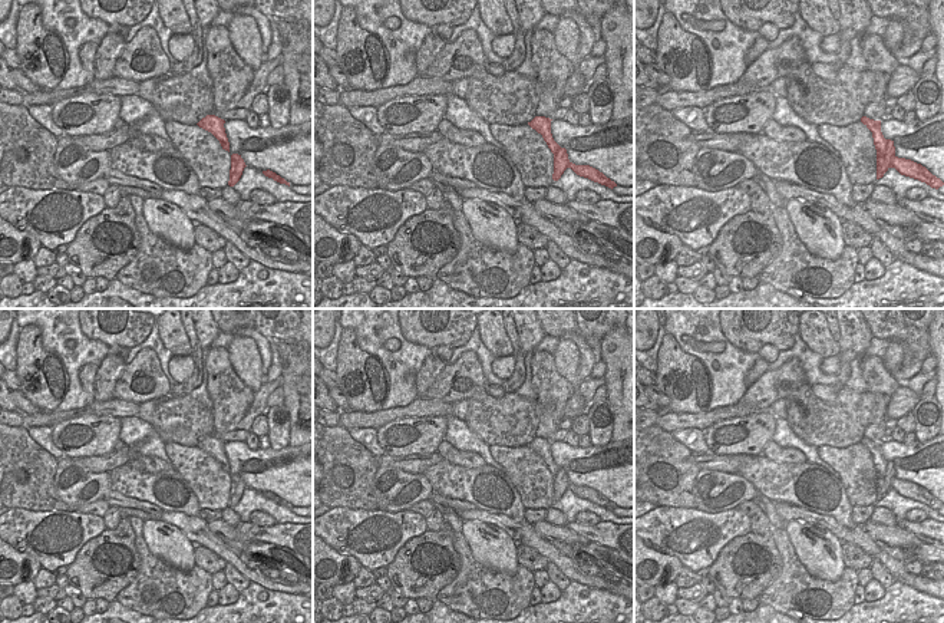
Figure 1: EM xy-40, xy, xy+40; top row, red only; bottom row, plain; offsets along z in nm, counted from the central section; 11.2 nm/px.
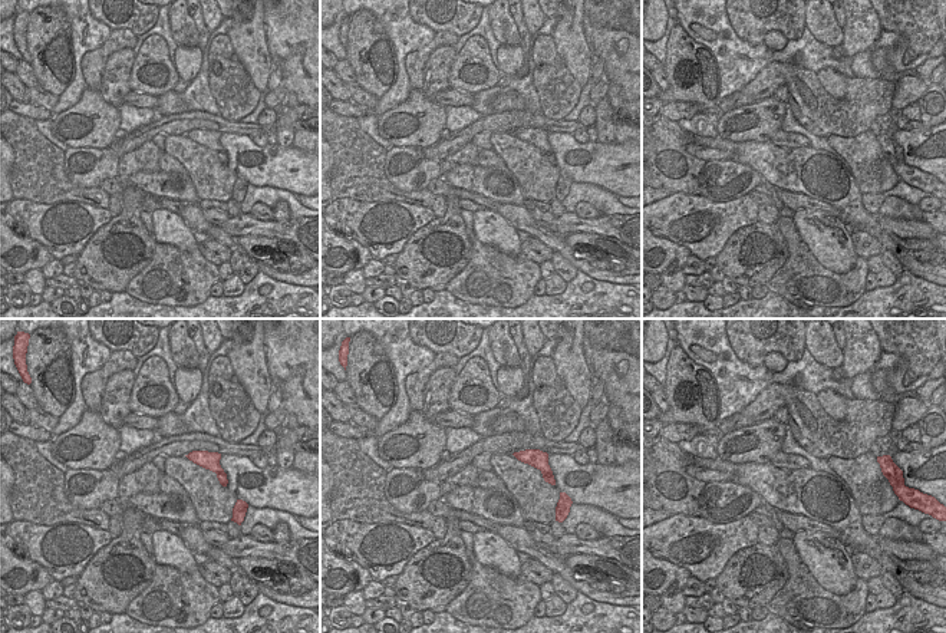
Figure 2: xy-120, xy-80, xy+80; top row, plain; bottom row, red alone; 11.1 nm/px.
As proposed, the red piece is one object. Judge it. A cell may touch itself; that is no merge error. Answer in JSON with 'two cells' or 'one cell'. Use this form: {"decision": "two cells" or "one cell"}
{"decision": "two cells"}

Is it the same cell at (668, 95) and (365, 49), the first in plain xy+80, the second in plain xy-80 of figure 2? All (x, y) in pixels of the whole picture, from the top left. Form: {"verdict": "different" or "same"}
{"verdict": "same"}

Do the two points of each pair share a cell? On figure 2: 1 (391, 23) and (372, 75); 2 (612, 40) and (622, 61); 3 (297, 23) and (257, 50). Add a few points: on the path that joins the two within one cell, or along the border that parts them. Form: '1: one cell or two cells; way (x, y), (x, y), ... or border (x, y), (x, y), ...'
1: two cells; border (373, 15), (392, 43), (398, 65)
2: one cell; way (612, 45), (617, 56)
3: two cells; border (263, 15), (263, 32), (270, 59)

